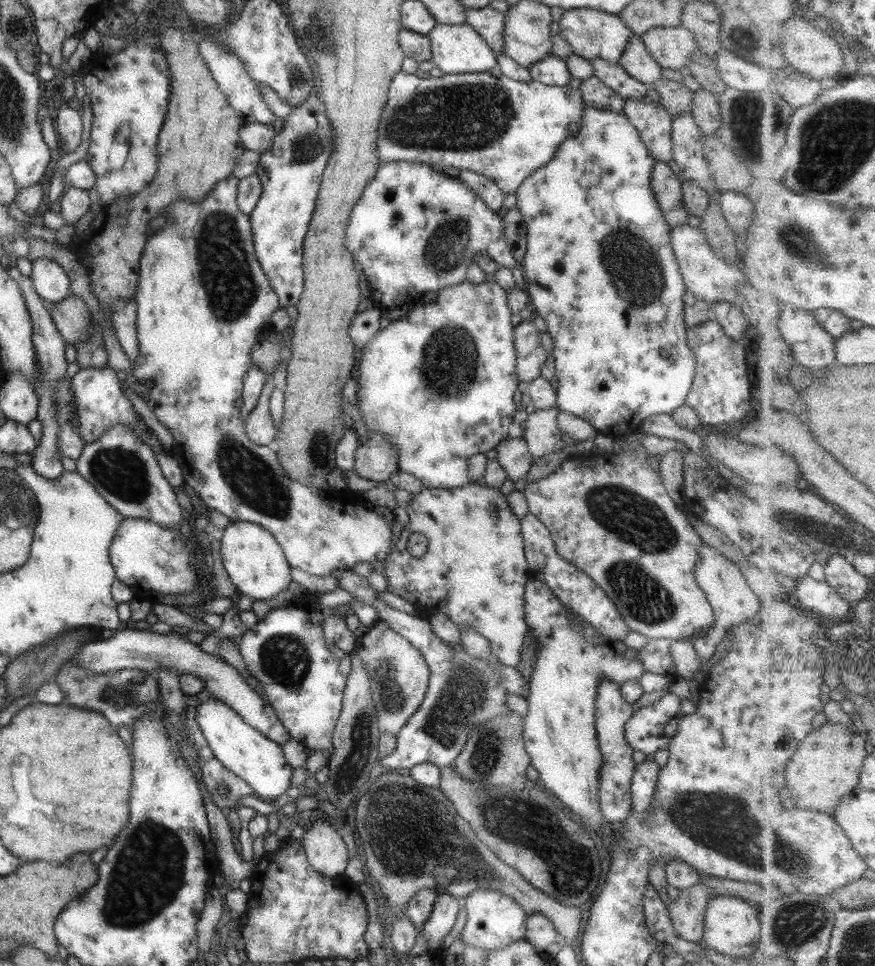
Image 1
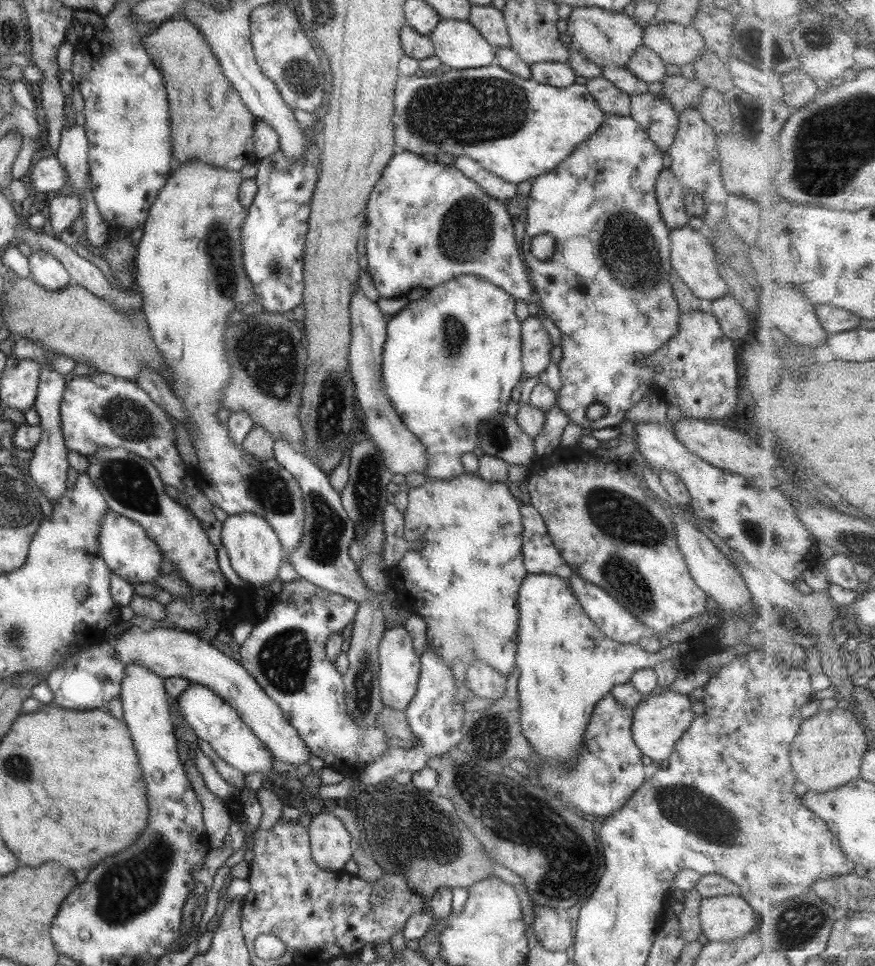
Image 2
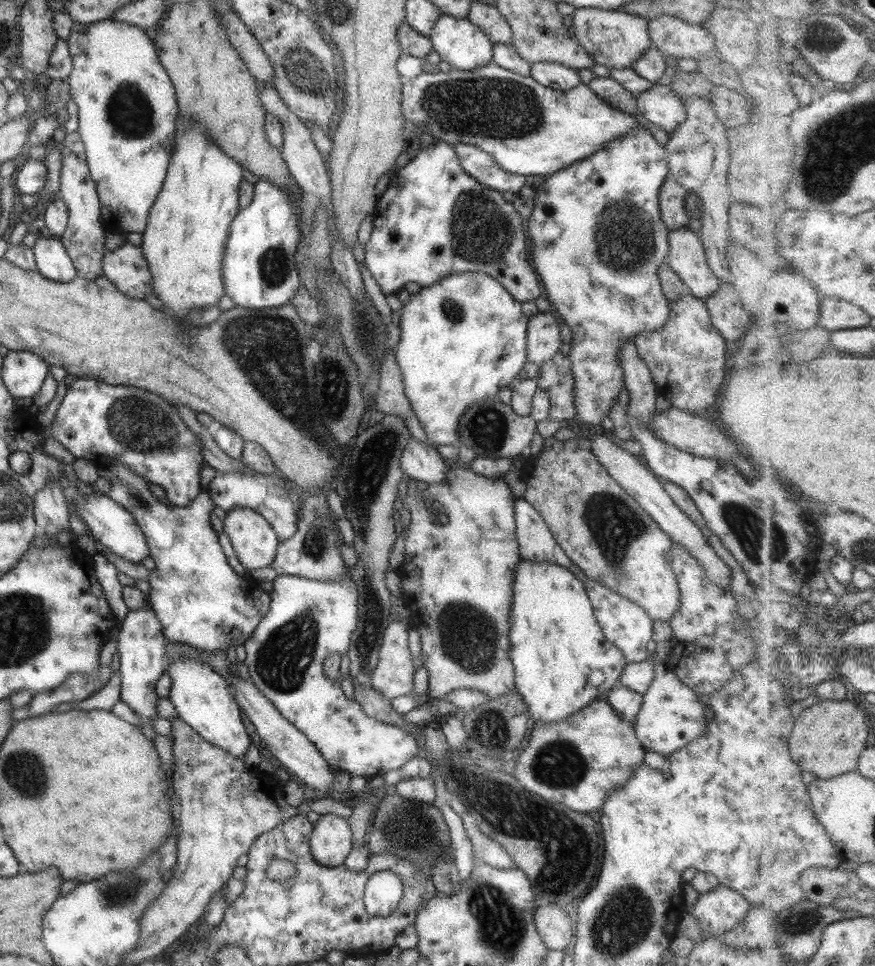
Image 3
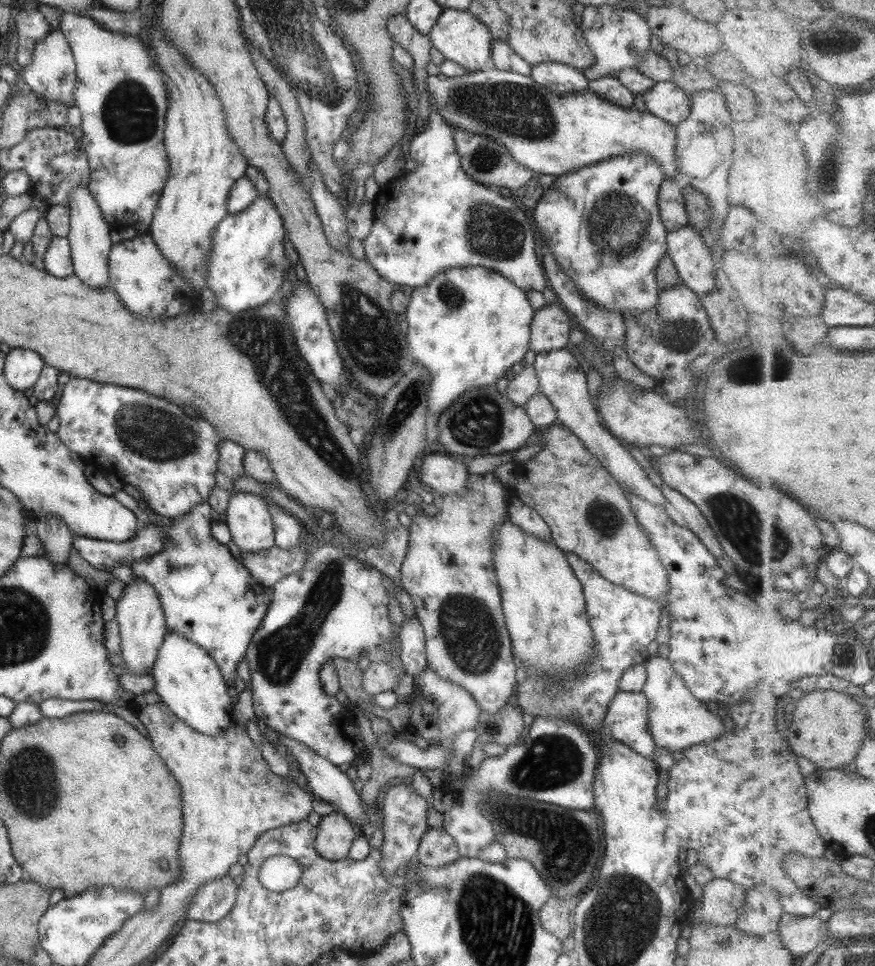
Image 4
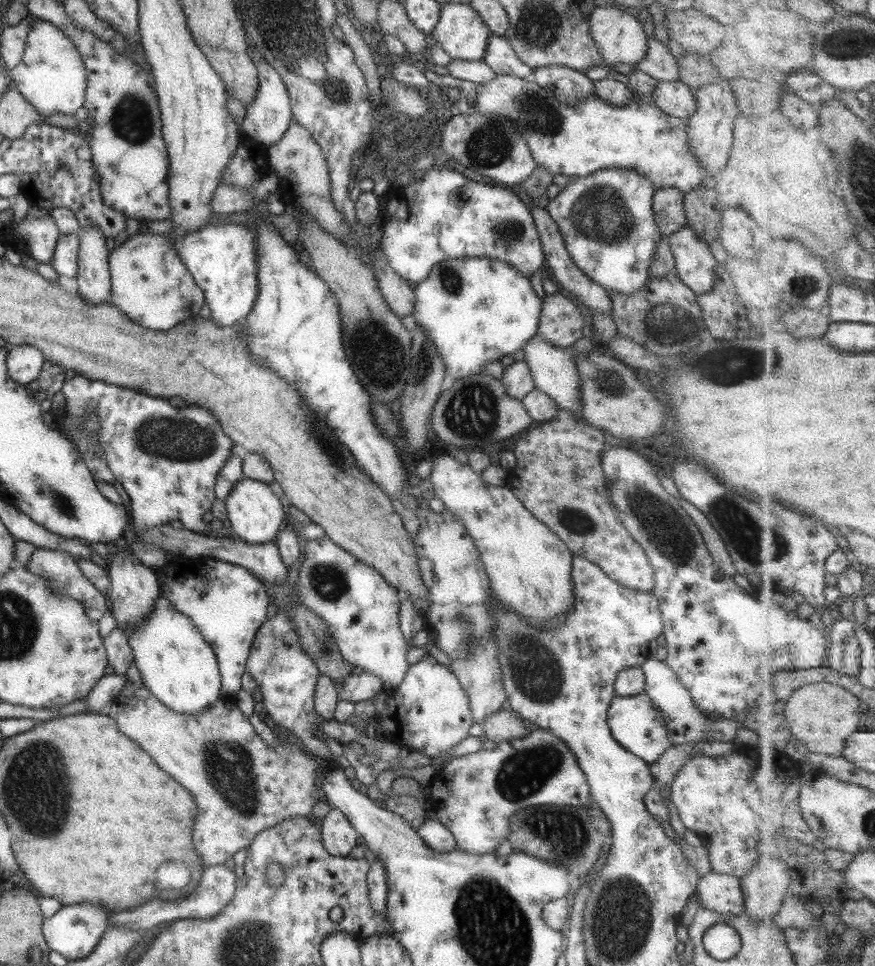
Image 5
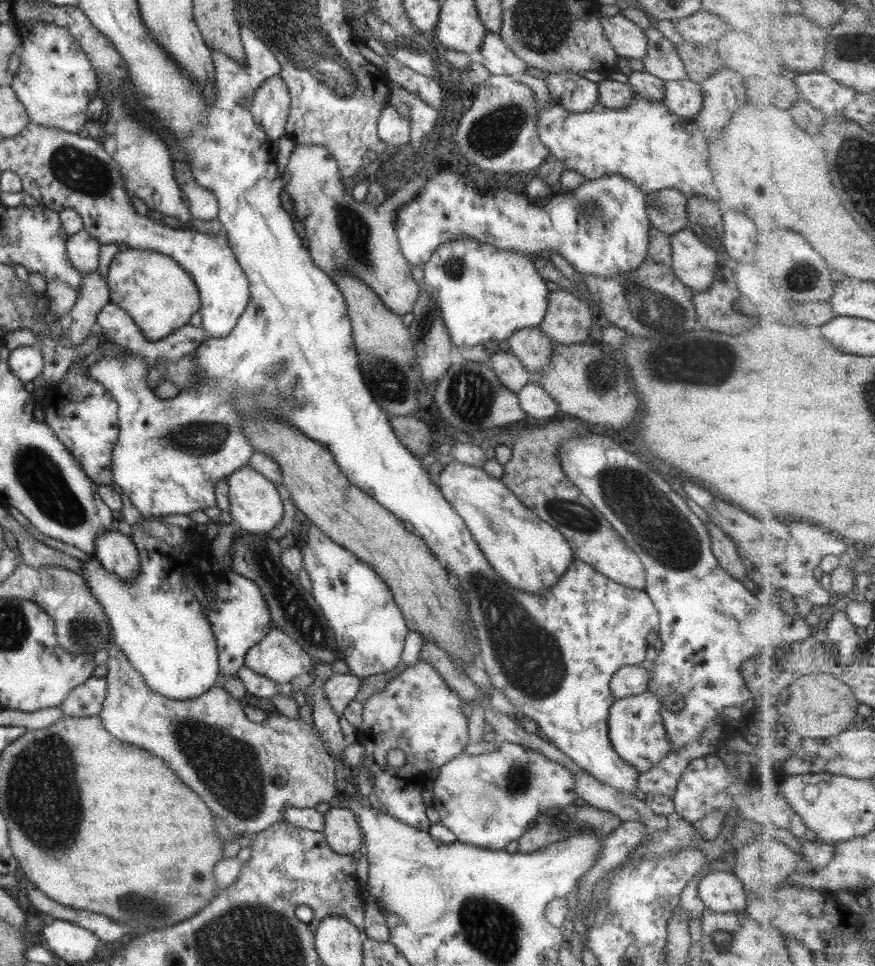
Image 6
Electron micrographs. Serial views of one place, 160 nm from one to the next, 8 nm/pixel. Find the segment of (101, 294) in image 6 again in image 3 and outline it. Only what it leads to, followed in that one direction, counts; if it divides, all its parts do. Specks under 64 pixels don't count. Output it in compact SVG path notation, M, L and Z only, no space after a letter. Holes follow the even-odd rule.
M77 132L66 134L60 142L62 167L60 170L60 187L57 198L66 206L68 221L66 229L58 238L65 248L77 275L93 280L102 275L101 263L106 249L103 245L105 230L102 226L100 204L96 193L96 186L91 180L86 162L82 140Z

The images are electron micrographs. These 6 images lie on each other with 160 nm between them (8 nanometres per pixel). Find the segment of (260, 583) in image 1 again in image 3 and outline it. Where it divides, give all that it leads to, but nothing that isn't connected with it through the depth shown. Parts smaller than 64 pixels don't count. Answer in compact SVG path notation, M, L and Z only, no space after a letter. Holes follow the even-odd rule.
M233 508L226 513L223 531L238 561L246 570L269 567L280 544L271 525L249 508Z

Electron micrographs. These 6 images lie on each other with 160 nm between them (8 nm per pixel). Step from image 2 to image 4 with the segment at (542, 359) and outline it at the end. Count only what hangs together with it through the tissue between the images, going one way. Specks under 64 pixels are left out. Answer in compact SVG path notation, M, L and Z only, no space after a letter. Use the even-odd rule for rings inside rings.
M546 304L534 311L530 324L529 350L535 354L565 348L574 321L567 311L556 304Z

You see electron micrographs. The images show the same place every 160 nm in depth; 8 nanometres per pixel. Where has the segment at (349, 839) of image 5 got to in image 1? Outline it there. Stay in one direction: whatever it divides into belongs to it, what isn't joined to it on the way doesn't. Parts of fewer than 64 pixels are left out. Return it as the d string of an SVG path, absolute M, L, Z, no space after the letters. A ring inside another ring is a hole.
M320 817L300 840L309 866L328 878L337 878L347 864L347 849L329 819Z

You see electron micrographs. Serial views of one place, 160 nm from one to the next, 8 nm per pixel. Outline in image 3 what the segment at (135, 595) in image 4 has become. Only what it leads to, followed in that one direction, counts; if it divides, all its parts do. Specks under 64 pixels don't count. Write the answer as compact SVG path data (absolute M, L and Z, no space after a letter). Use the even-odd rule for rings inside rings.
M143 606L139 610L129 610L120 622L116 640L116 652L119 654L119 700L129 706L129 710L138 716L138 720L144 726L143 732L148 738L155 735L150 728L150 722L156 717L154 707L158 699L158 696L153 692L153 685L165 673L168 665L165 643L166 638L163 636L161 623L153 614L150 606Z

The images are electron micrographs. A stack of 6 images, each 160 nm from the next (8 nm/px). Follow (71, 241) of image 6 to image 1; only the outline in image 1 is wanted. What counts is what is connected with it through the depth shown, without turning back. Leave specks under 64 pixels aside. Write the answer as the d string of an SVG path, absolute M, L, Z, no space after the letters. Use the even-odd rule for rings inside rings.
M41 257L30 263L32 288L35 289L35 294L45 302L46 308L63 300L70 293L68 276L55 262Z

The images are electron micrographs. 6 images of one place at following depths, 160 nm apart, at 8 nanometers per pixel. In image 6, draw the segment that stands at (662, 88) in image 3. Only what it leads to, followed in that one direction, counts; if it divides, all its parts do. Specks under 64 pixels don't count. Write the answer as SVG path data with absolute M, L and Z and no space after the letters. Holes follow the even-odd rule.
M689 80L667 81L663 83L664 98L661 103L673 114L680 117L695 117L702 109L701 87Z

